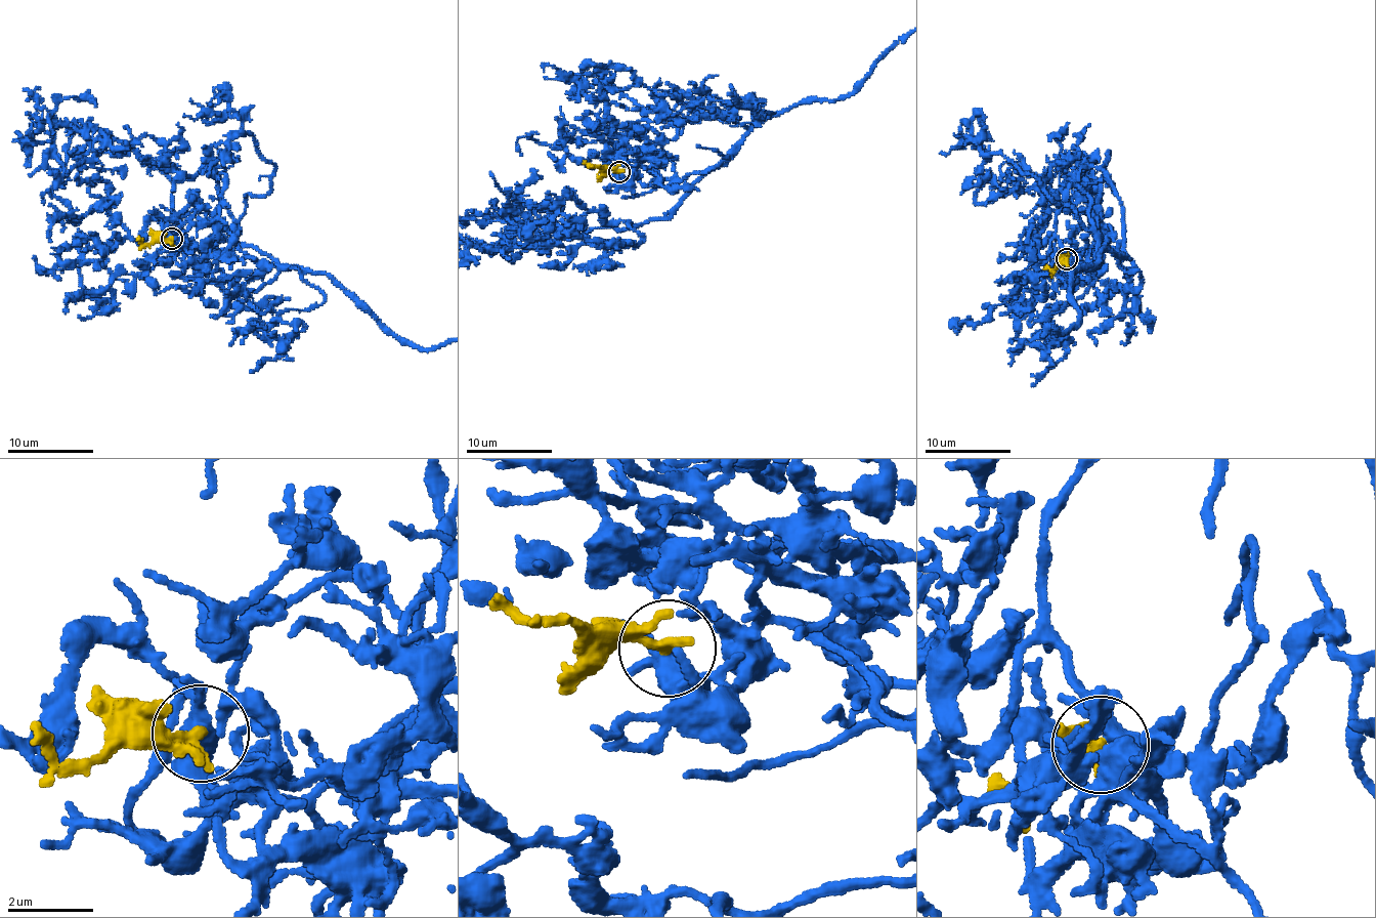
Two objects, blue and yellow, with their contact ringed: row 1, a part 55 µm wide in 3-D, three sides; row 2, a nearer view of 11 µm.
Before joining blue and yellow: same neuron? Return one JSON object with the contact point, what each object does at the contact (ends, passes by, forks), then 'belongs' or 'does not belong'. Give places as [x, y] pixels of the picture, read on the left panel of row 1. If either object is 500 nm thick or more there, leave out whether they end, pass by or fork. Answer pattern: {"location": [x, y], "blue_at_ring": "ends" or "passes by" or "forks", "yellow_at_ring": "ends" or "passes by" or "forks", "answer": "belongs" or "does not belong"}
{"location": [171, 239], "blue_at_ring": "forks", "yellow_at_ring": "passes by", "answer": "belongs"}

